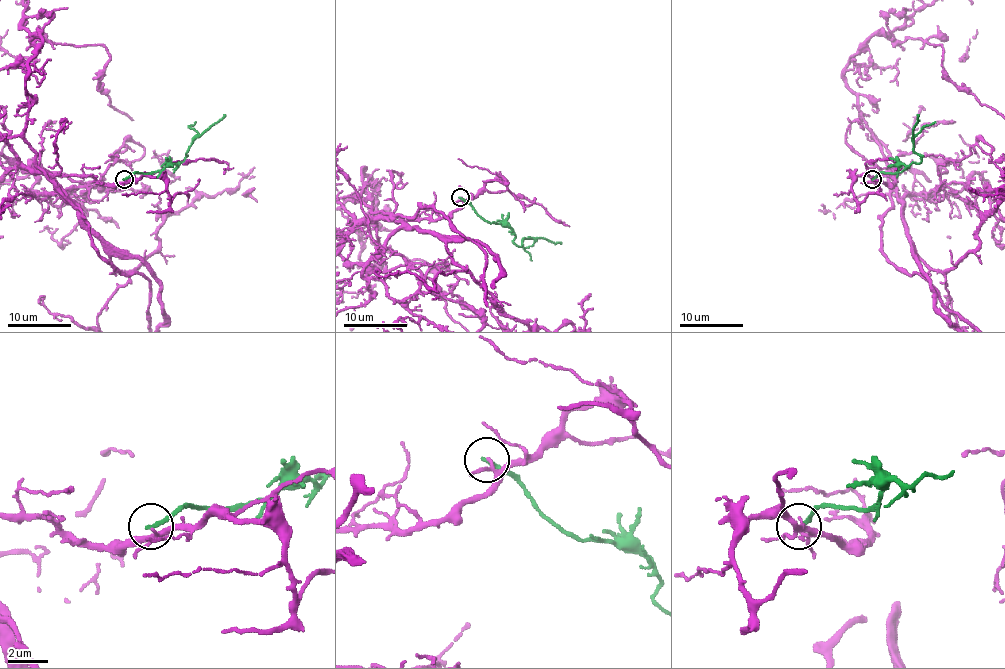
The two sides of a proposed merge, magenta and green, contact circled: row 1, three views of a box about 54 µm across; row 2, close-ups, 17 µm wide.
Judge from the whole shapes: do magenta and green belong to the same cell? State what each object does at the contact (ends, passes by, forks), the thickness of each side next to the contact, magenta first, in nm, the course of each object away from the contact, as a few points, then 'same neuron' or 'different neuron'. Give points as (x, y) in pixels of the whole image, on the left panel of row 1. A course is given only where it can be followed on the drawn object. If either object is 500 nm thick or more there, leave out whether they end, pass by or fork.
magenta forks; green ends; calibres 110 and 200 nm; course green (125, 179), (134, 173), (150, 173), (179, 165), (191, 142), (225, 114); different neuron

